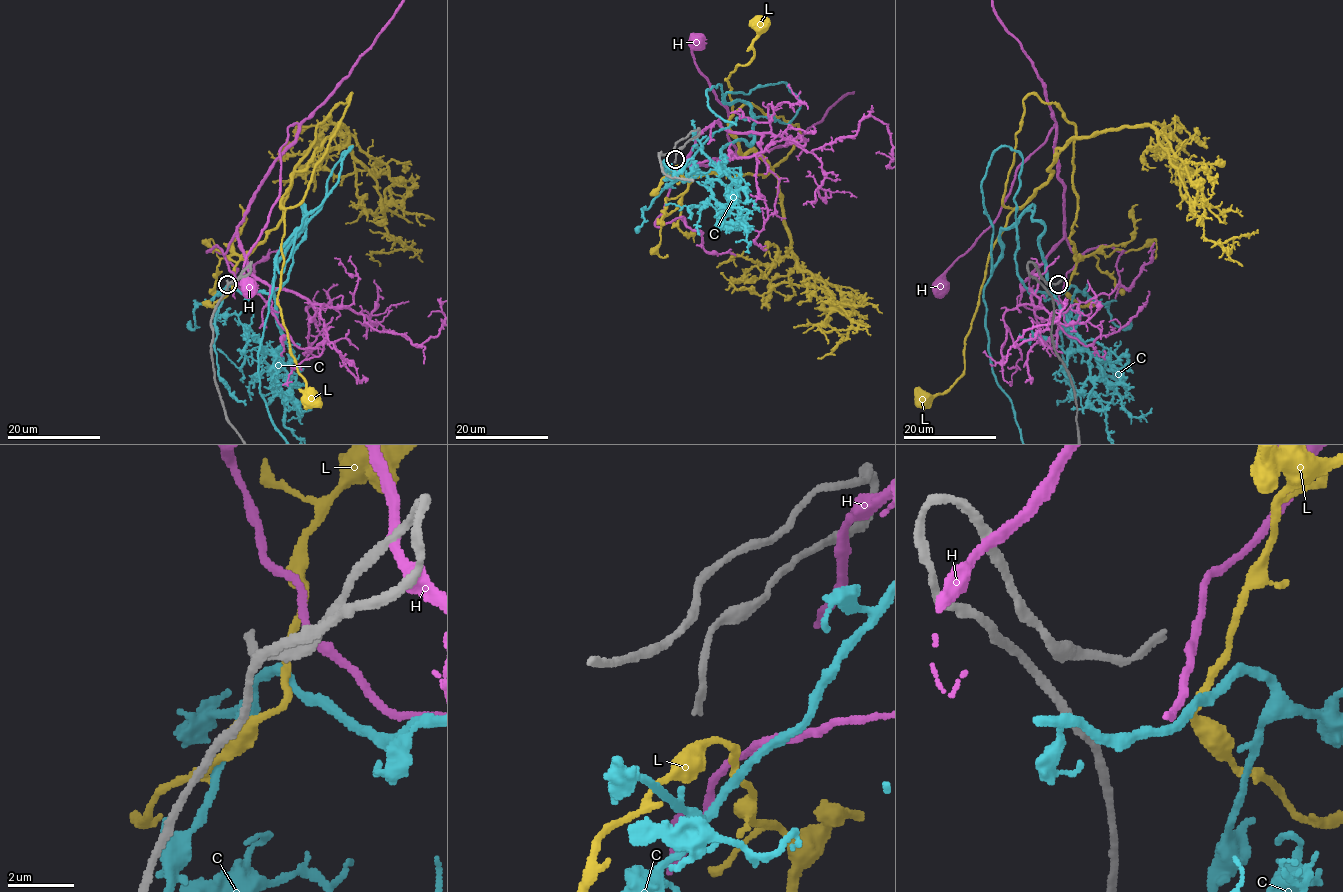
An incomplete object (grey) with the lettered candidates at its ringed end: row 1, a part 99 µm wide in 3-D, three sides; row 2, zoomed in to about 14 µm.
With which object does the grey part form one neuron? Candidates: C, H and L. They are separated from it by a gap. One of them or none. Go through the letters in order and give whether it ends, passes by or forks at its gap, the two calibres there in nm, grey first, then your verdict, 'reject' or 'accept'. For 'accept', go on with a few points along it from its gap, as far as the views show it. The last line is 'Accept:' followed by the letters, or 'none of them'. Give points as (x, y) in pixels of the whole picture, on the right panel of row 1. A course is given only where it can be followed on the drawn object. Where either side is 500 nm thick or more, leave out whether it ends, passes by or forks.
C: it passes by; 280 nm thick on the grey side, 260 nm on the other; reject
H: it passes by; 280 nm thick on the grey side, 240 nm on the other; reject
L: it passes by; 280 nm thick on the grey side, 220 nm on the other; reject
Accept: none of them

